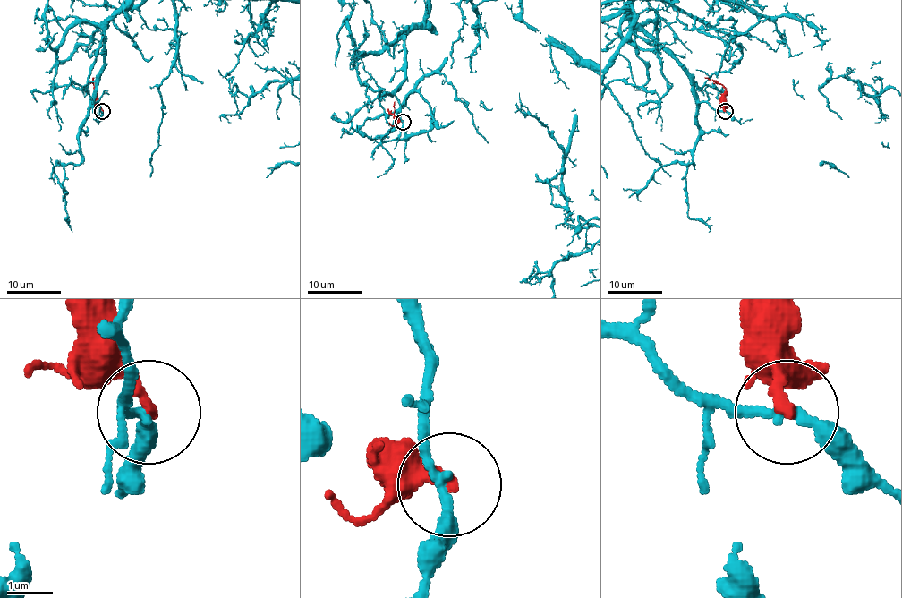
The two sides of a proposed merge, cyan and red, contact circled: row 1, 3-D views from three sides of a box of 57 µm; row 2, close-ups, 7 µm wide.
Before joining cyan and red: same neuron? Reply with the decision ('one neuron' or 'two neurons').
two neurons

